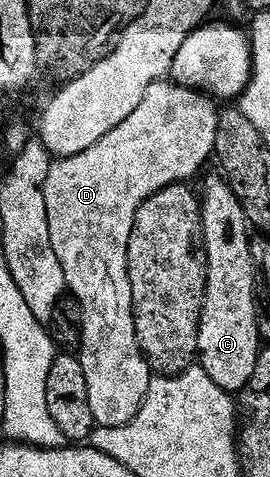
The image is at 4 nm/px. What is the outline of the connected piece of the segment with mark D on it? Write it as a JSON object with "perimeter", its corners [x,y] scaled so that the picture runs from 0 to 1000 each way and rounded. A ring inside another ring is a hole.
{"perimeter":[[[622,166],[578,170],[556,182],[541,182],[541,199],[526,208],[526,216],[511,216],[496,241],[481,241],[481,249],[437,258],[437,266],[422,266],[422,275],[407,275],[407,283],[363,291],[363,300],[348,300],[348,308],[333,308],[289,325],[196,335],[178,350],[159,396],[170,417],[170,459],[181,461],[185,503],[196,509],[204,532],[215,535],[215,547],[230,556],[230,568],[241,570],[248,612],[281,625],[281,633],[296,637],[311,654],[311,709],[296,713],[289,746],[304,761],[304,778],[319,778],[319,820],[333,820],[333,862],[348,870],[367,897],[419,899],[481,887],[481,878],[496,878],[496,870],[511,870],[511,862],[541,836],[541,820],[556,820],[556,803],[570,788],[504,709],[504,654],[489,648],[489,604],[474,574],[474,512],[481,509],[504,447],[541,426],[541,417],[556,417],[585,400],[600,400],[633,388],[707,382],[715,377],[707,371],[767,342],[770,329],[778,338],[800,317],[807,245],[807,220],[789,205],[730,195],[722,187],[674,182]]]}

